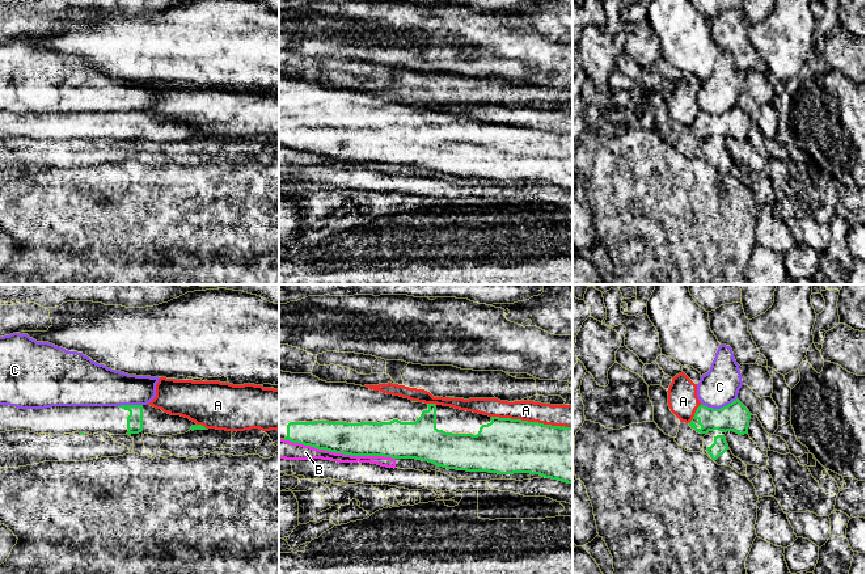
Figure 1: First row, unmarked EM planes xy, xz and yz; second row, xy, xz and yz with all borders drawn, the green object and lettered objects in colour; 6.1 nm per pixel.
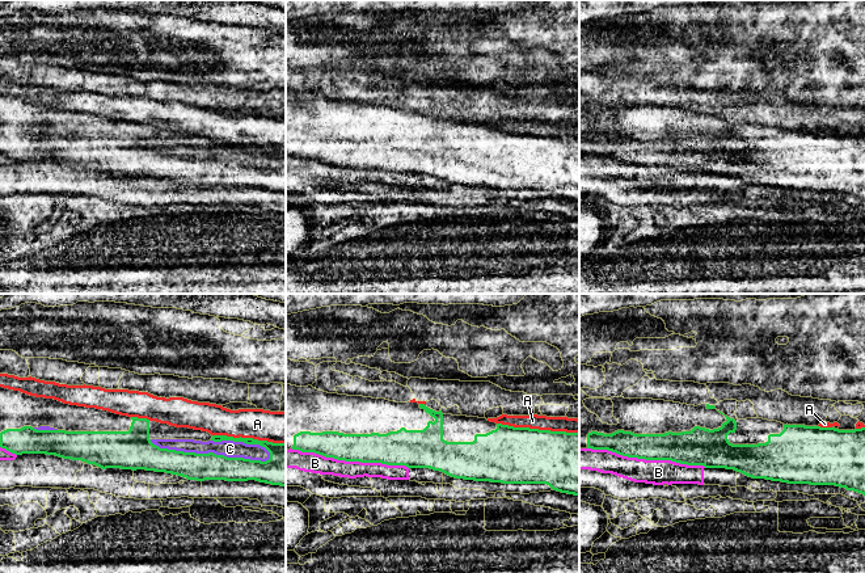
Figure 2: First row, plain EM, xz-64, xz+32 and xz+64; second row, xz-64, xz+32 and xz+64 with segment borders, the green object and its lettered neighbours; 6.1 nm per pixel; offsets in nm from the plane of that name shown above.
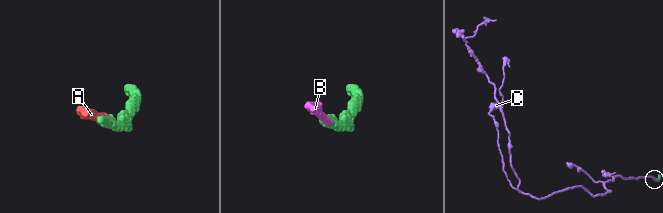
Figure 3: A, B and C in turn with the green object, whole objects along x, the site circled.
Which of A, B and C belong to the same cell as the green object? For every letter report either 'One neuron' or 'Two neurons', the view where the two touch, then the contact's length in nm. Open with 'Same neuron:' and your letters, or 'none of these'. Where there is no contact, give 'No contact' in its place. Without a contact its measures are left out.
Same neuron: none of these
A: Two neurons. Touches green in xz. Shared border 500 nm
B: Two neurons. Touches green in xz. Shared border 700 nm
C: Two neurons. Touches green in yz. Shared border 220 nm

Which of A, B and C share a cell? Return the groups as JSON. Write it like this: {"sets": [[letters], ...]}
{"sets": [["A"], ["B"], ["C"]]}

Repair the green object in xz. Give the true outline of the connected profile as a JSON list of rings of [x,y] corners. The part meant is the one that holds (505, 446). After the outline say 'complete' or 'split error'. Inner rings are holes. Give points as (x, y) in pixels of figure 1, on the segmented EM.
[[[279,371],[279,439],[351,456],[415,459],[436,467],[498,474],[531,473],[573,484],[573,427],[491,417],[477,435],[436,429],[436,405],[386,394],[347,383],[326,383],[312,373]]]; split error

